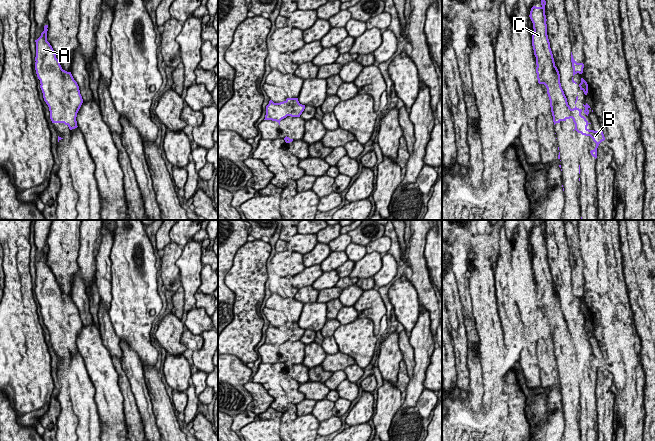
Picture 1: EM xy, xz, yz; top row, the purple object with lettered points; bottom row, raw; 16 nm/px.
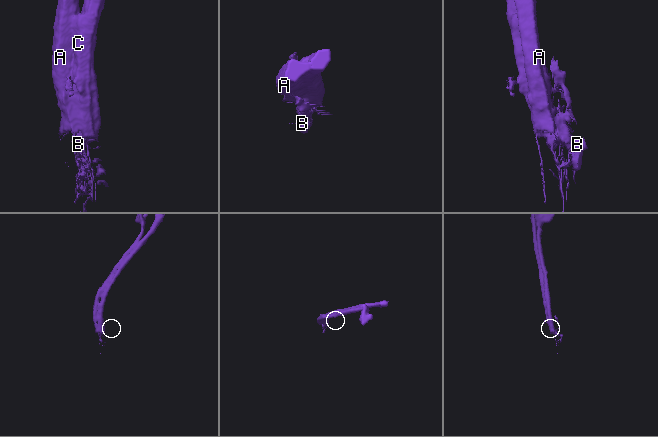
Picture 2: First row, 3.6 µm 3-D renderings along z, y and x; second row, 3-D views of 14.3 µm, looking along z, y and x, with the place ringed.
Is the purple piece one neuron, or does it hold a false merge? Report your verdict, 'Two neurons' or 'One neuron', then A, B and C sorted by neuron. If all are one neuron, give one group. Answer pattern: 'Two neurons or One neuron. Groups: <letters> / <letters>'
Two neurons. Groups: A / B C

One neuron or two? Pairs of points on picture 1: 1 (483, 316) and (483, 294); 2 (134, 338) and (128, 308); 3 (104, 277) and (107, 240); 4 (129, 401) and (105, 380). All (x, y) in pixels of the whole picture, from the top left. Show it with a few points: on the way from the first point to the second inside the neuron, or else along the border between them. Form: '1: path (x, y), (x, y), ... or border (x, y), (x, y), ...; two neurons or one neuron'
1: path (483, 311), (483, 299); one neuron
2: path (134, 331), (130, 315); one neuron
3: path (104, 268), (105, 249); one neuron
4: border (117, 372), (118, 387), (122, 395), (125, 418); two neurons

